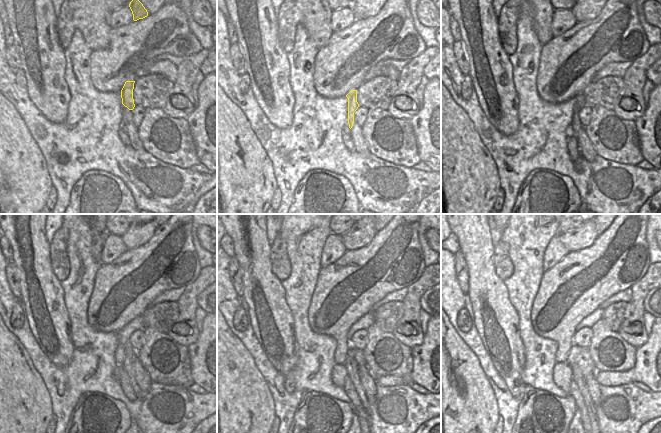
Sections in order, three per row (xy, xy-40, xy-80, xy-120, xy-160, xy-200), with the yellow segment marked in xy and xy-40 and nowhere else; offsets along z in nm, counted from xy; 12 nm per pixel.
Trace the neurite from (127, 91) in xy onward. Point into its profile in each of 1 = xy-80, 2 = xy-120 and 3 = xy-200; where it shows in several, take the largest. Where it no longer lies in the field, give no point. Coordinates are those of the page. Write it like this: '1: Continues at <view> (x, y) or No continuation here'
1: Continues at xy-80 (576, 124)
2: Continues at xy-120 (130, 354)
3: Continues at xy-200 (577, 377)

